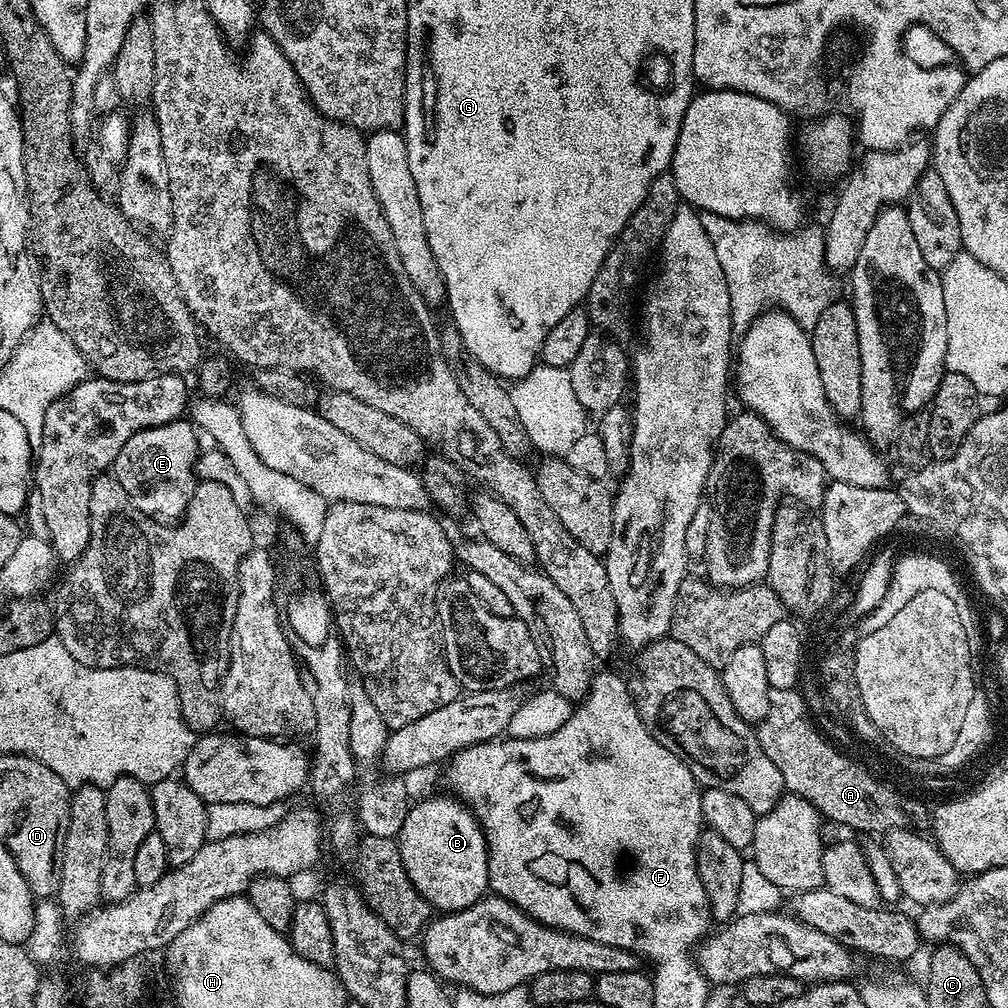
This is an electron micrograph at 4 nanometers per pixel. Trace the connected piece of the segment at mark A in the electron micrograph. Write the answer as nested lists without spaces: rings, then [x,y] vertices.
[[[769,711],[759,721],[755,733],[762,750],[766,750],[766,758],[778,766],[789,793],[812,804],[825,821],[833,820],[844,828],[853,828],[856,834],[883,834],[905,827],[906,817],[903,810],[896,808],[896,800],[876,780],[868,780],[860,768],[852,768],[848,760],[840,760],[842,752],[832,745],[835,743],[825,739],[815,727],[812,729],[802,717],[776,711]]]

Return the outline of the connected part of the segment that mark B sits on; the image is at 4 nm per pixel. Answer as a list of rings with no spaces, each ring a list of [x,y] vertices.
[[[451,795],[416,800],[406,814],[398,835],[406,874],[437,913],[466,910],[484,899],[488,887],[488,843],[471,808]]]

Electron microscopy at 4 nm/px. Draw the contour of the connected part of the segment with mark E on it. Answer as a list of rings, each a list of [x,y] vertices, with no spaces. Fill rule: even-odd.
[[[181,418],[134,434],[134,438],[130,438],[130,442],[126,442],[122,450],[118,450],[118,458],[114,458],[110,472],[115,476],[118,486],[122,486],[126,494],[130,494],[130,502],[134,502],[134,506],[138,506],[142,514],[160,524],[175,525],[183,520],[184,511],[190,506],[190,498],[198,483],[196,451],[199,450],[200,444],[196,441],[196,436],[198,437],[198,429],[191,419]]]

